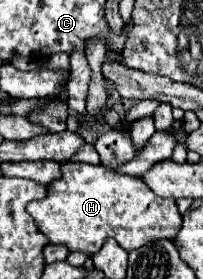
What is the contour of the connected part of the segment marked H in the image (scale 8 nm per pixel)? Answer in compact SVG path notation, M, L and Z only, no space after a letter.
M62 164L62 178L48 184L48 196L28 204L38 230L52 244L66 244L72 252L96 254L108 238L114 238L126 252L148 242L174 240L182 226L174 198L156 196L140 178L126 176L106 166Z

